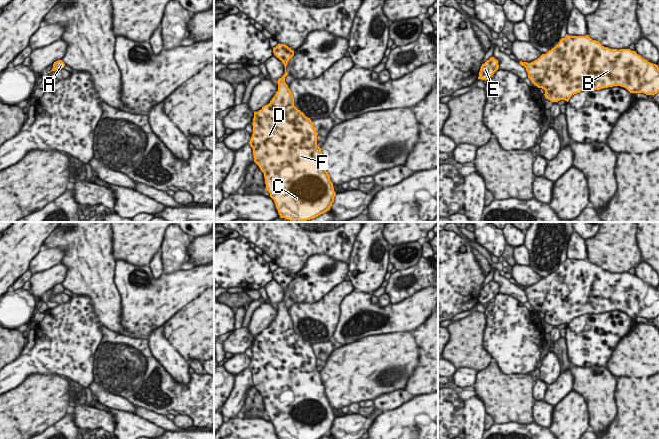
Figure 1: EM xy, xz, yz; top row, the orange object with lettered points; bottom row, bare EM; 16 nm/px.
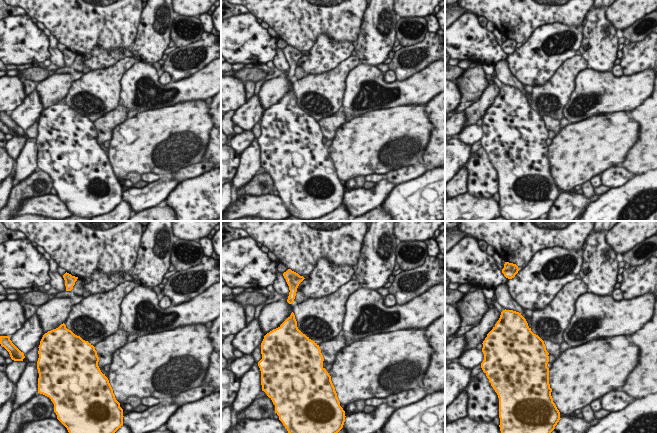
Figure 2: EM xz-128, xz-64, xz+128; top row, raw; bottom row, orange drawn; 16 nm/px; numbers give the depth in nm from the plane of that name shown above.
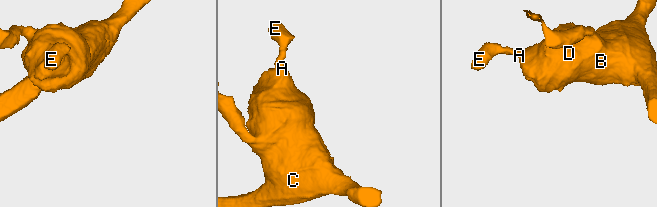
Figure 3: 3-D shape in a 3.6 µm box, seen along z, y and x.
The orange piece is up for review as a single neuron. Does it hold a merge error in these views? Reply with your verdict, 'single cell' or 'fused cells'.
single cell

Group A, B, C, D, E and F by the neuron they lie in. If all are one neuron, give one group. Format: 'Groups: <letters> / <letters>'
Groups: A B C D E F

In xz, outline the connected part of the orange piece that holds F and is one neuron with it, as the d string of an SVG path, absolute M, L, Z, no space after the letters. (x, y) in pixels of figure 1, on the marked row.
M278 44L273 48L274 55L279 58L285 66L285 74L278 79L278 91L269 104L262 107L258 112L254 112L253 134L250 139L250 146L253 148L254 162L264 173L266 190L274 200L280 218L285 218L292 222L301 222L314 219L330 210L336 193L330 176L326 171L326 162L322 157L321 148L317 145L316 129L310 118L294 106L294 97L285 77L288 75L286 66L294 56L294 51L285 44Z

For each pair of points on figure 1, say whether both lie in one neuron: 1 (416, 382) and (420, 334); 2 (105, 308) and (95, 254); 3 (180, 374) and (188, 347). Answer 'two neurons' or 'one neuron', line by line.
1: one neuron
2: one neuron
3: two neurons

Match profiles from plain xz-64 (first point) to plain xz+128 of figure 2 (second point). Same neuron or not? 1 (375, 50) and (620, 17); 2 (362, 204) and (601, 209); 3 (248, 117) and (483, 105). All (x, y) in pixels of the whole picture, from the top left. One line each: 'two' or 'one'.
1: two
2: two
3: two

